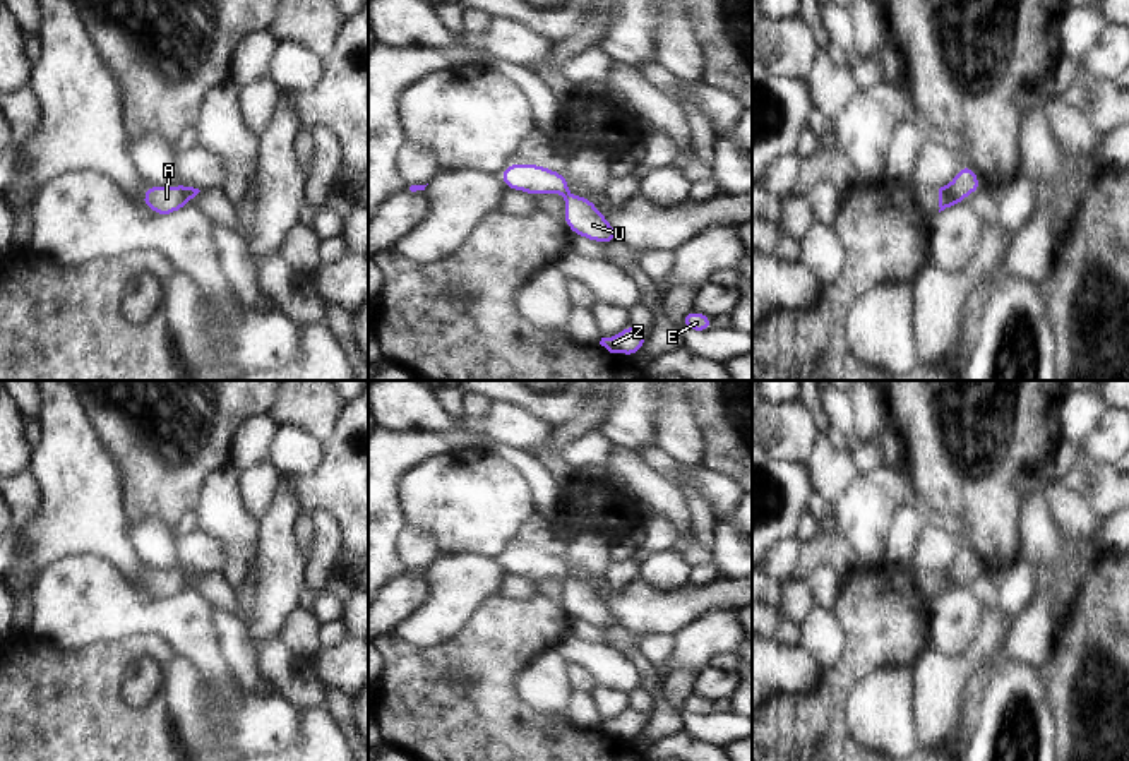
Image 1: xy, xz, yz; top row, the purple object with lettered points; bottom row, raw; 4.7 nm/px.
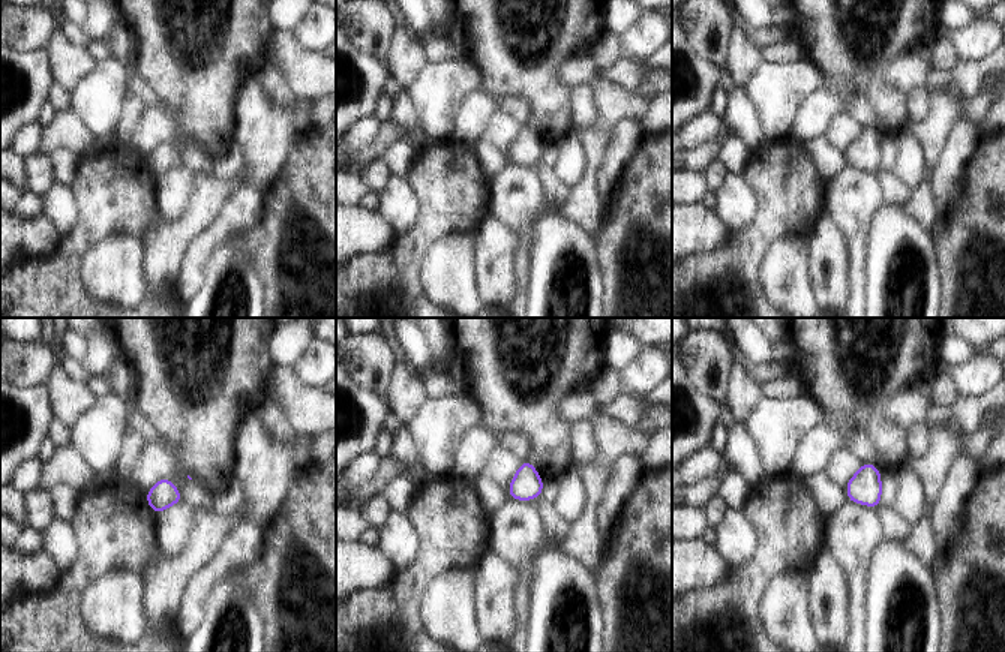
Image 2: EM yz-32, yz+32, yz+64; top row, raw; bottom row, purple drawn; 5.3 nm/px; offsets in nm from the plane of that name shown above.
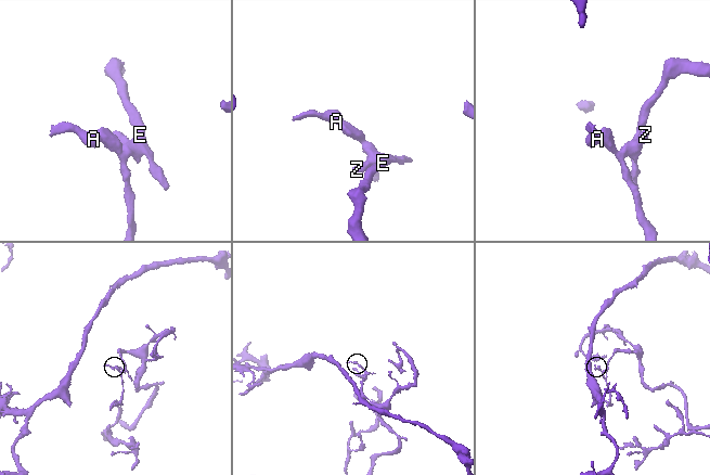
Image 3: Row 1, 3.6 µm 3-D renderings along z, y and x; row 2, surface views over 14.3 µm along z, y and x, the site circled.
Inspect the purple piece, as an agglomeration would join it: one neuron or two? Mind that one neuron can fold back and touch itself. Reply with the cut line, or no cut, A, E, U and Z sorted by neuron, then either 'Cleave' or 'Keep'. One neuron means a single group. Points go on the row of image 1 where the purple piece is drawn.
Split along yz (949, 185), (960, 203). Groups: A / E U Z. Cleave.

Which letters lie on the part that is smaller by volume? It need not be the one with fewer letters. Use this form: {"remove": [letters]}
{"remove": ["A"]}

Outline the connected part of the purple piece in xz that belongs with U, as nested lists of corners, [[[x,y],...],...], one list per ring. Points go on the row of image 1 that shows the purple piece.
[[[569,194],[565,197],[562,219],[567,223],[572,235],[586,237],[591,242],[608,243],[620,240],[620,235],[612,228],[610,221],[588,197]]]

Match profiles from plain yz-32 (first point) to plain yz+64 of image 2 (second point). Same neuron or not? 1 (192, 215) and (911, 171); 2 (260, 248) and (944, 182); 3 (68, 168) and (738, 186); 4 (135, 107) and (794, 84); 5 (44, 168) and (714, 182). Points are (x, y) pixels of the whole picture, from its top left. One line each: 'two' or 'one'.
1: two
2: two
3: two
4: two
5: one

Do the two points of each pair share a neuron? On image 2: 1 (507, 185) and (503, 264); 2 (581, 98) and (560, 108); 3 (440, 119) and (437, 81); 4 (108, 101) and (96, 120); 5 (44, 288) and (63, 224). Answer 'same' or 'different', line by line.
1: different
2: different
3: same
4: same
5: different

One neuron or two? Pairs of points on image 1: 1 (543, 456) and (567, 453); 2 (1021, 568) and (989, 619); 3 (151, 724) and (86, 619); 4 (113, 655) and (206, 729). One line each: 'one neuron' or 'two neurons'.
1: two neurons
2: two neurons
3: two neurons
4: two neurons

